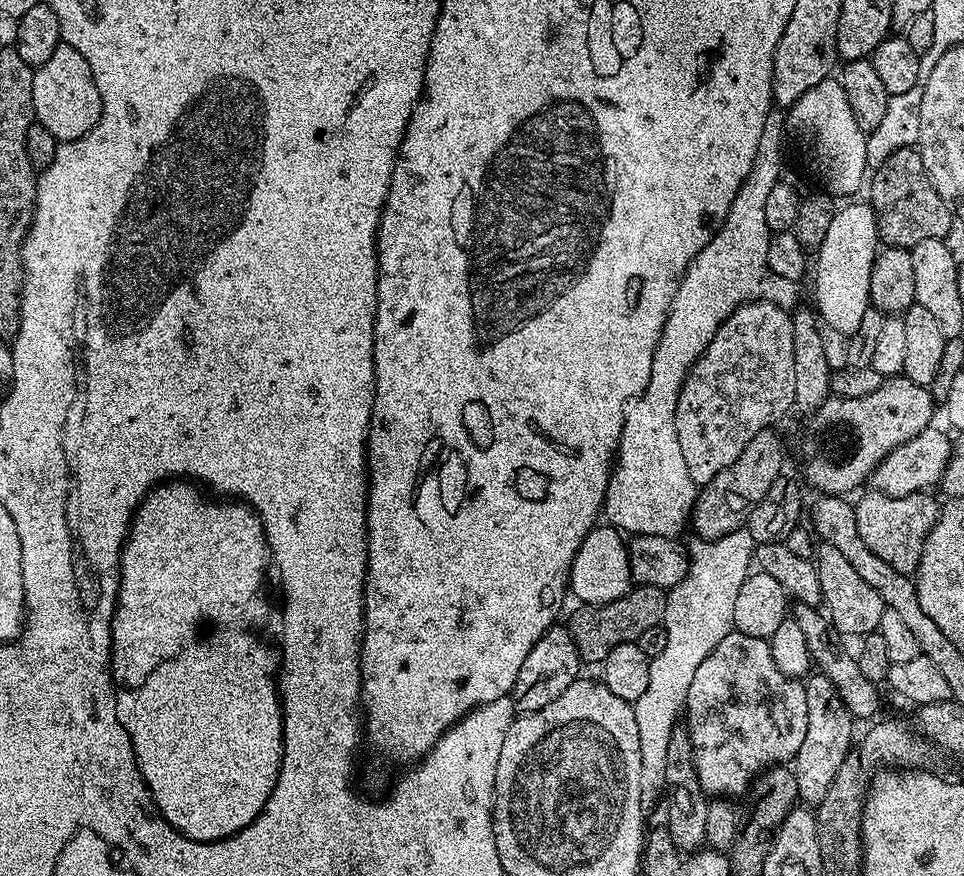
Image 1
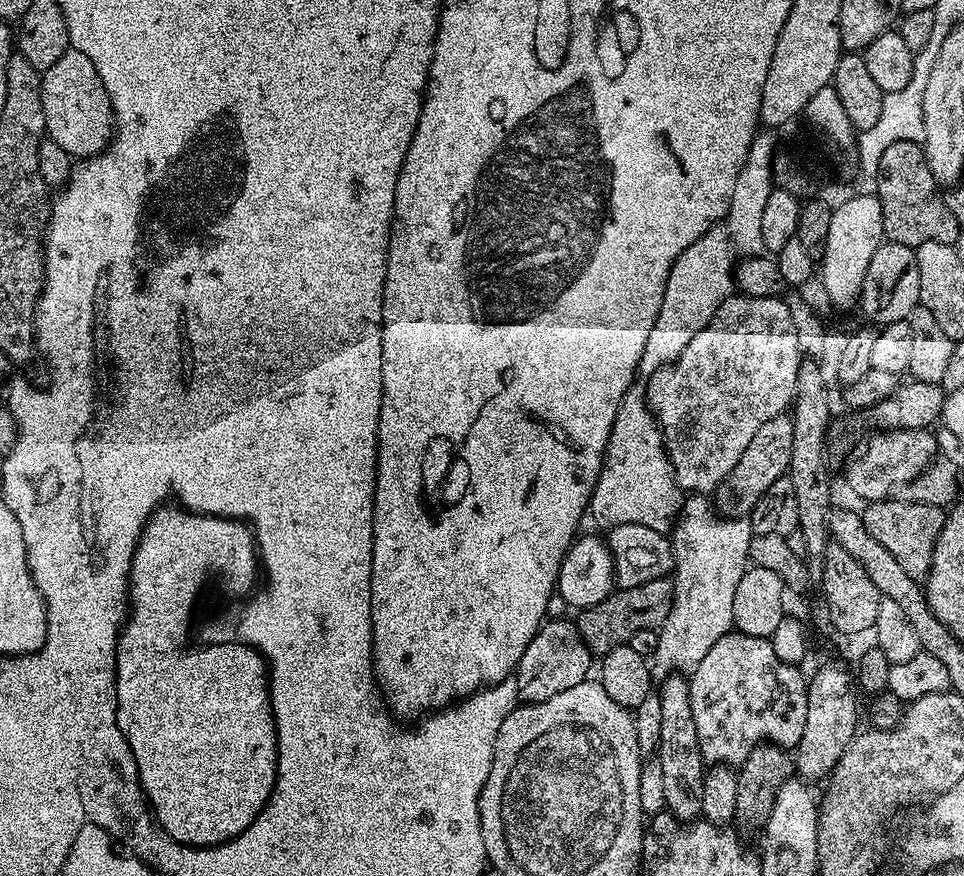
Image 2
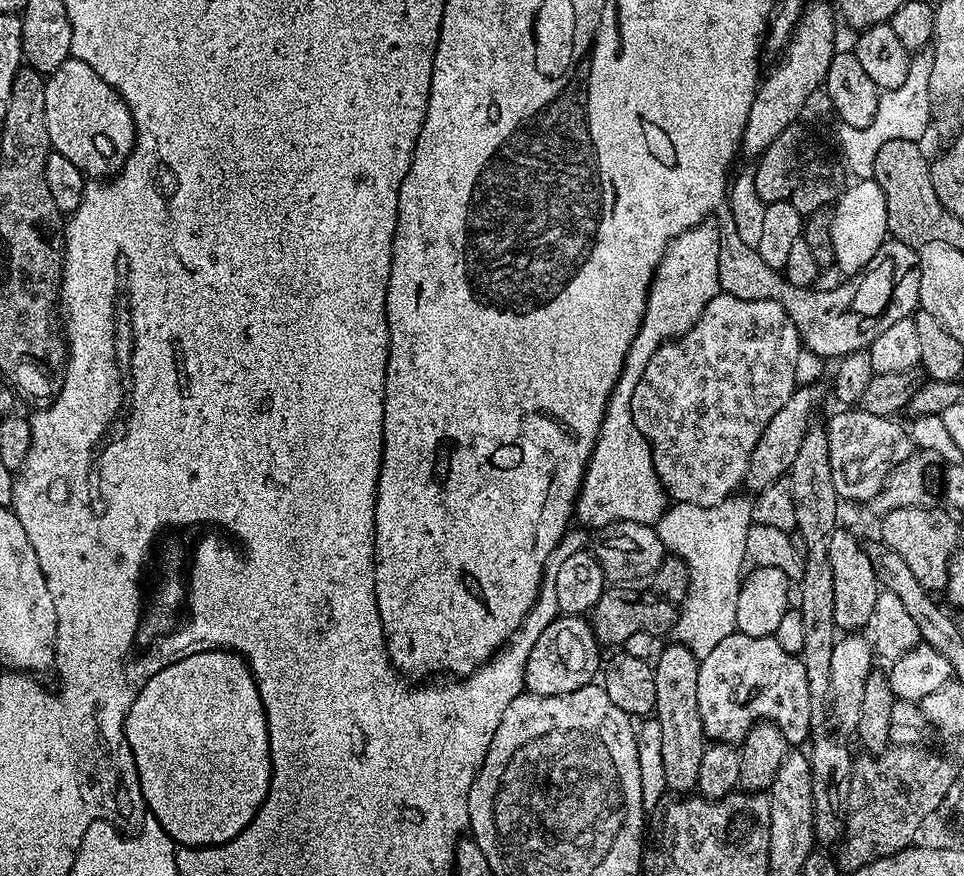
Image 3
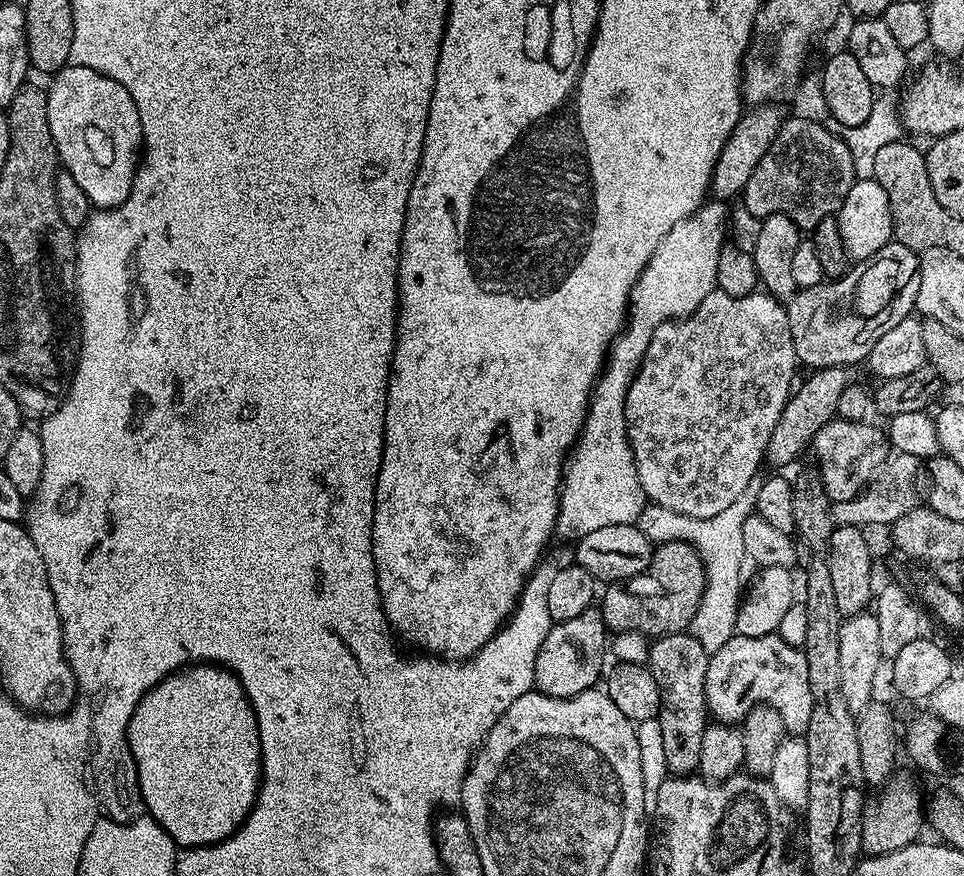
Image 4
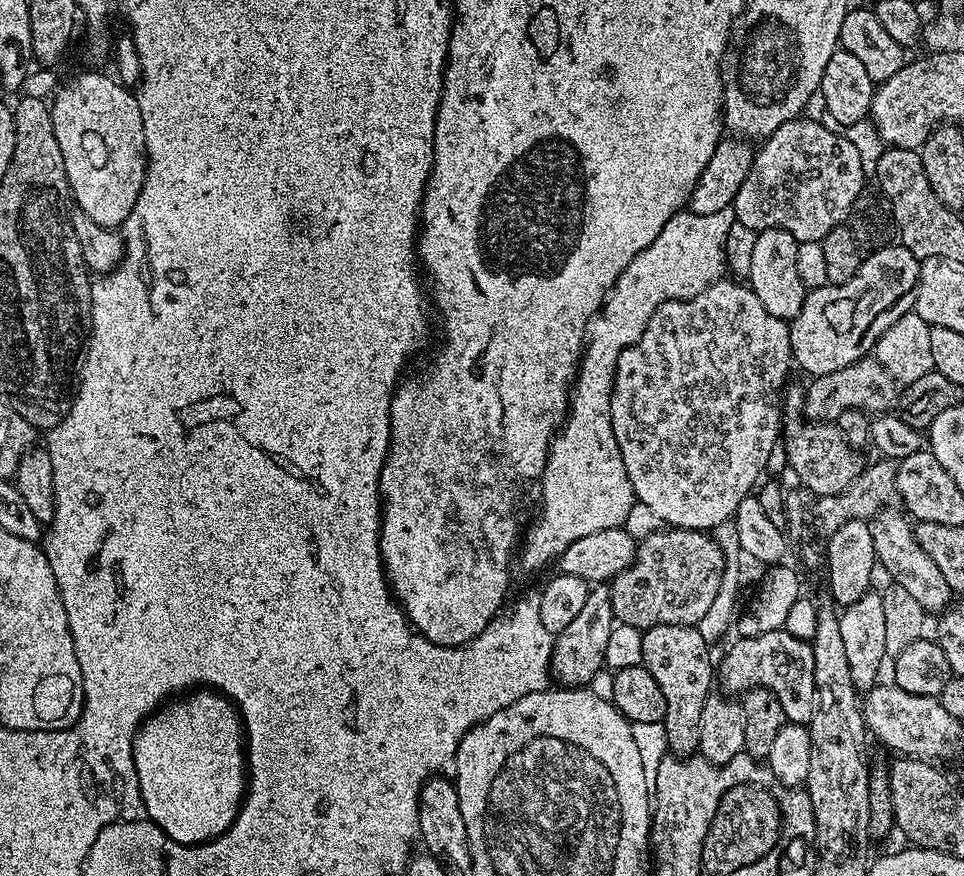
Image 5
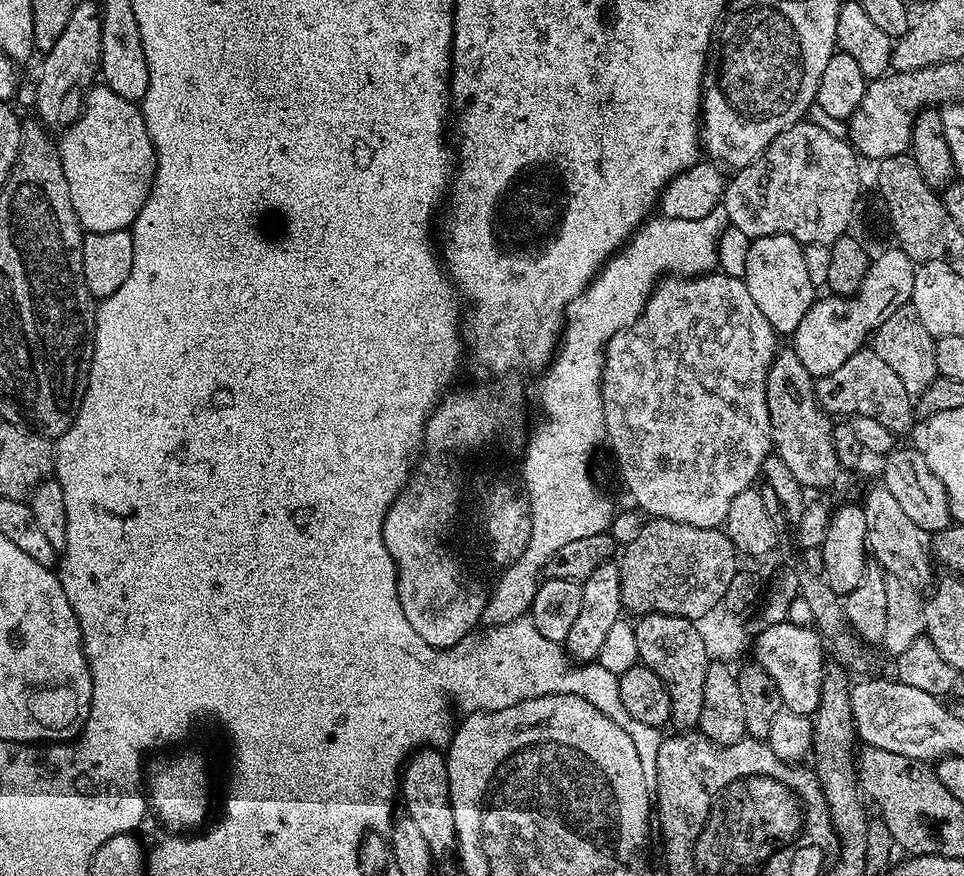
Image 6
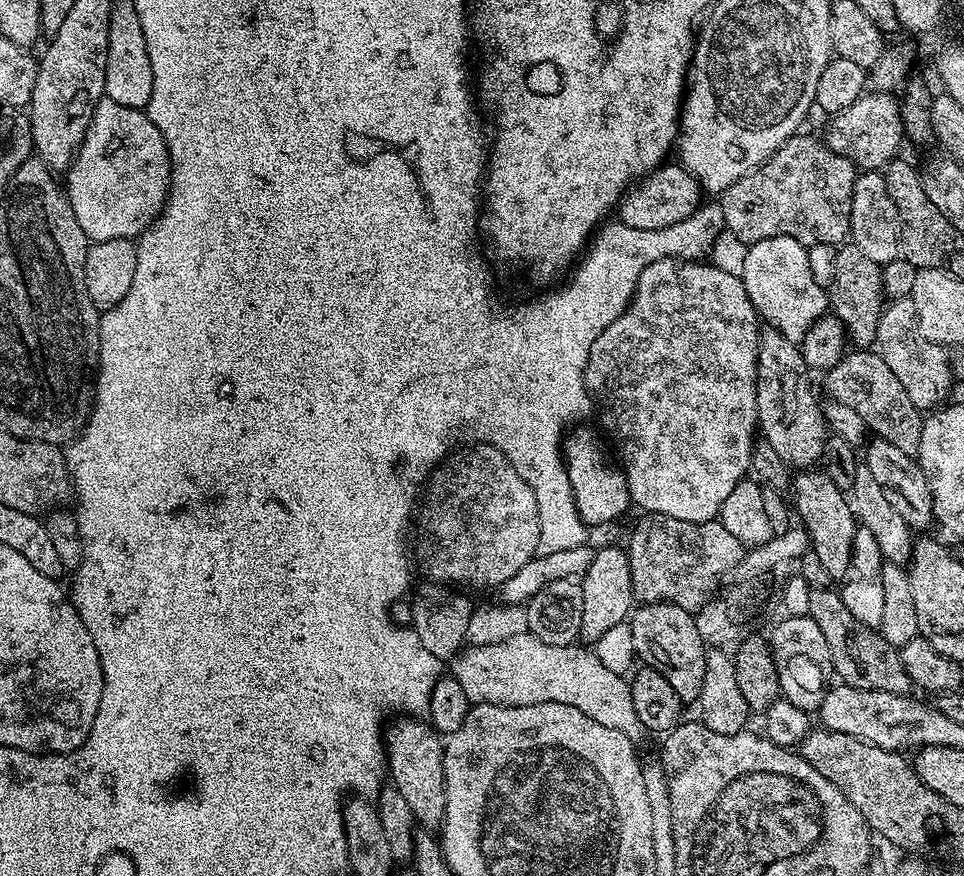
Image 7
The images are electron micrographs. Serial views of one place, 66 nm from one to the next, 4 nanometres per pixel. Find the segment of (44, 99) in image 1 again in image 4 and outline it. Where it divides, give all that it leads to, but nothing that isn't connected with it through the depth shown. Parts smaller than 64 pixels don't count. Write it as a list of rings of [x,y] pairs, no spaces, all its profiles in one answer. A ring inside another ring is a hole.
[[[68,64],[51,77],[52,85],[47,85],[48,101],[46,102],[46,118],[50,126],[50,134],[54,138],[56,155],[63,171],[68,172],[82,186],[86,198],[92,206],[103,210],[115,208],[127,198],[132,189],[132,180],[136,177],[138,157],[142,152],[142,122],[138,118],[138,106],[134,98],[114,78],[106,78],[106,74],[98,74],[98,70],[90,70],[86,66]]]

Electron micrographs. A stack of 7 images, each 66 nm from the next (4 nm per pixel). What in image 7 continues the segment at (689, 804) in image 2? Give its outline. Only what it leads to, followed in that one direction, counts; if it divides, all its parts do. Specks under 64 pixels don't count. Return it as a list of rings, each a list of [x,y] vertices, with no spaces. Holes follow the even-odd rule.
[[[641,603],[631,613],[630,623],[639,663],[658,670],[658,674],[670,682],[674,694],[678,694],[681,705],[695,705],[702,694],[702,678],[706,674],[706,654],[709,651],[698,634],[695,615],[682,606]]]

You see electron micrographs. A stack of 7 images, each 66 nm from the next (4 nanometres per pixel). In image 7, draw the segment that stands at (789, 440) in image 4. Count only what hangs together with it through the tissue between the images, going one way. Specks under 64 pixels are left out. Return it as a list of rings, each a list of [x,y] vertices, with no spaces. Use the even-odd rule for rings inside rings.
[[[849,351],[836,365],[827,369],[825,376],[828,376],[824,380],[824,388],[828,391],[826,396],[829,401],[854,410],[873,437],[890,442],[890,446],[898,446],[902,454],[915,457],[919,453],[925,417],[921,409],[910,402],[906,390],[902,390],[902,382],[898,382],[897,376],[890,371],[890,366],[882,362],[879,352]]]

